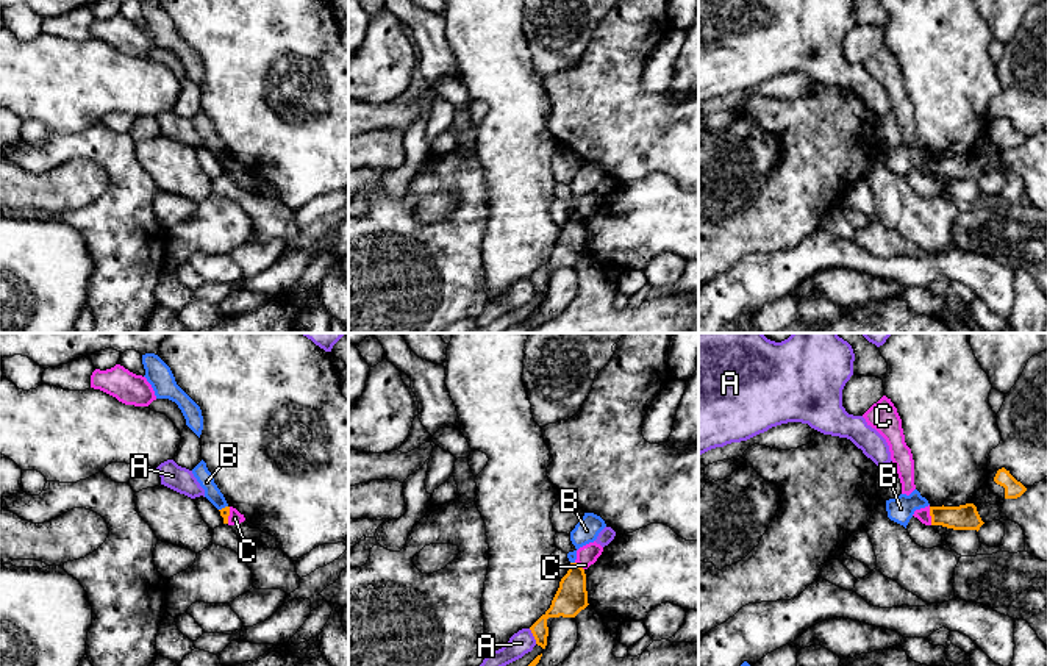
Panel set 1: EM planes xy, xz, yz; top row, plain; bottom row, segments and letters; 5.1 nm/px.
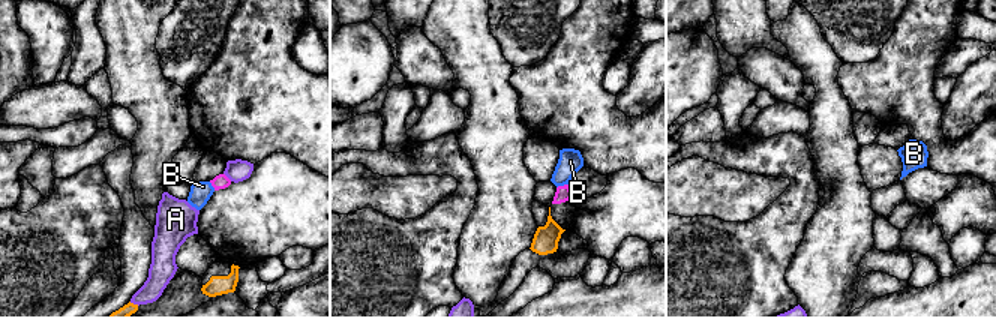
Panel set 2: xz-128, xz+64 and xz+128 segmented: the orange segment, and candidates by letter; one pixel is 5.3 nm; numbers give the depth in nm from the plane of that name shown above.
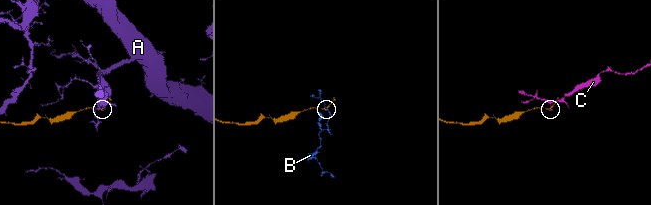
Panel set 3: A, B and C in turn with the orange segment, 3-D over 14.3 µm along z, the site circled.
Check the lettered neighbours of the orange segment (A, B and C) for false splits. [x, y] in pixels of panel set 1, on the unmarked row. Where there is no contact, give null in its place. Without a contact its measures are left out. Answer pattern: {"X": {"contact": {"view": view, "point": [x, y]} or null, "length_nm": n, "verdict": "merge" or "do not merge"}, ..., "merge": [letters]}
{"A": {"contact": {"view": "xz", "point": [533, 285]}, "length_nm": 90, "verdict": "do not merge"}, "B": {"contact": {"view": "xz", "point": [572, 213]}, "length_nm": 30, "verdict": "merge"}, "C": {"contact": {"view": "yz", "point": [930, 164]}, "length_nm": 100, "verdict": "do not merge"}, "merge": ["B"]}

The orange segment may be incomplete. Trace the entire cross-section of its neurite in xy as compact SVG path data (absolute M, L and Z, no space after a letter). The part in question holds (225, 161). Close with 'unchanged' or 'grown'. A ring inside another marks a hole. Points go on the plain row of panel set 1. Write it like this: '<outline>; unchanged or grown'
M202 109L194 119L194 127L200 133L200 136L205 139L205 147L220 161L220 166L223 167L223 174L228 174L230 166L230 156L214 133L213 124L208 120L206 113Z; grown

